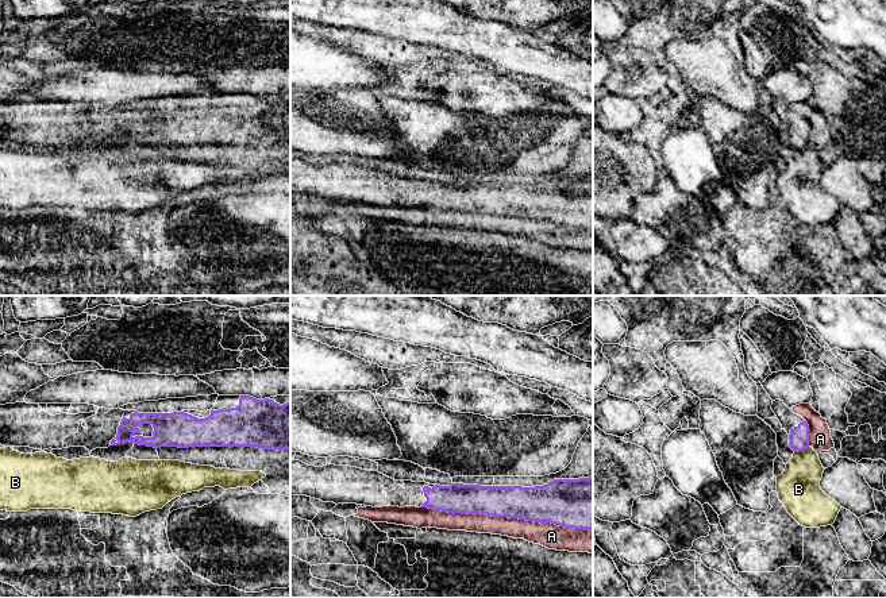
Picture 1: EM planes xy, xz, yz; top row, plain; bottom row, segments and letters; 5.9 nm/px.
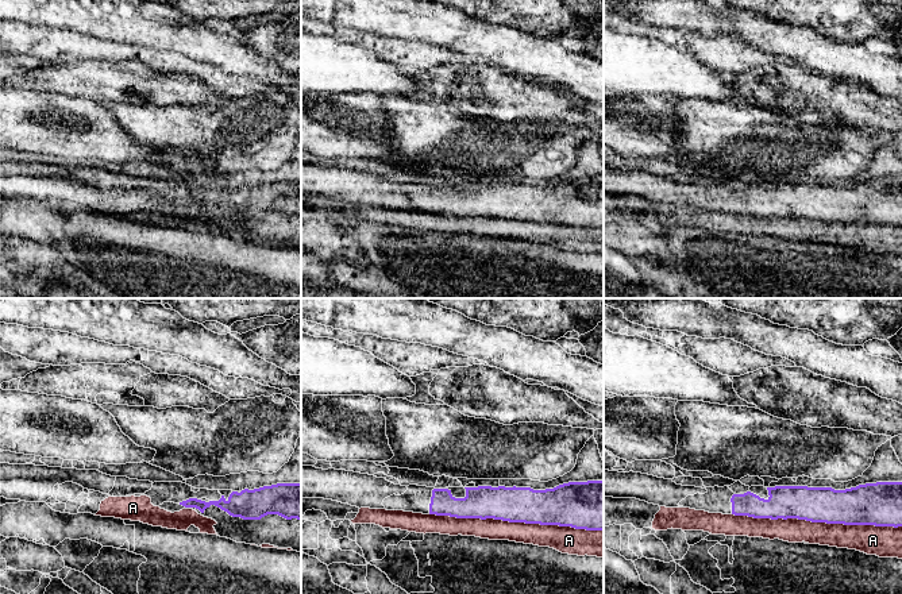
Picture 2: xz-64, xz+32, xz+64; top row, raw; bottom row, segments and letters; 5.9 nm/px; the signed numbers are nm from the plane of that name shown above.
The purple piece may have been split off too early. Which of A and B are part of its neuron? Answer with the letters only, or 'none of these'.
none of these

